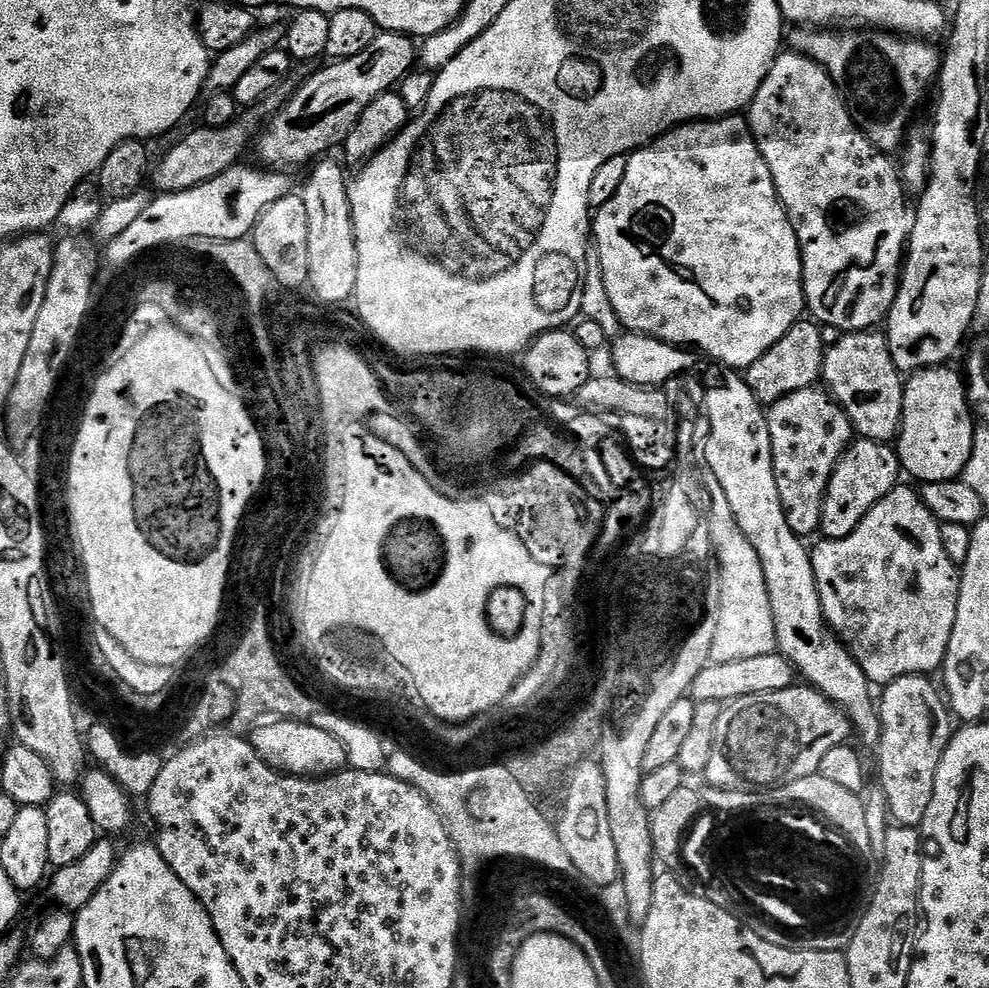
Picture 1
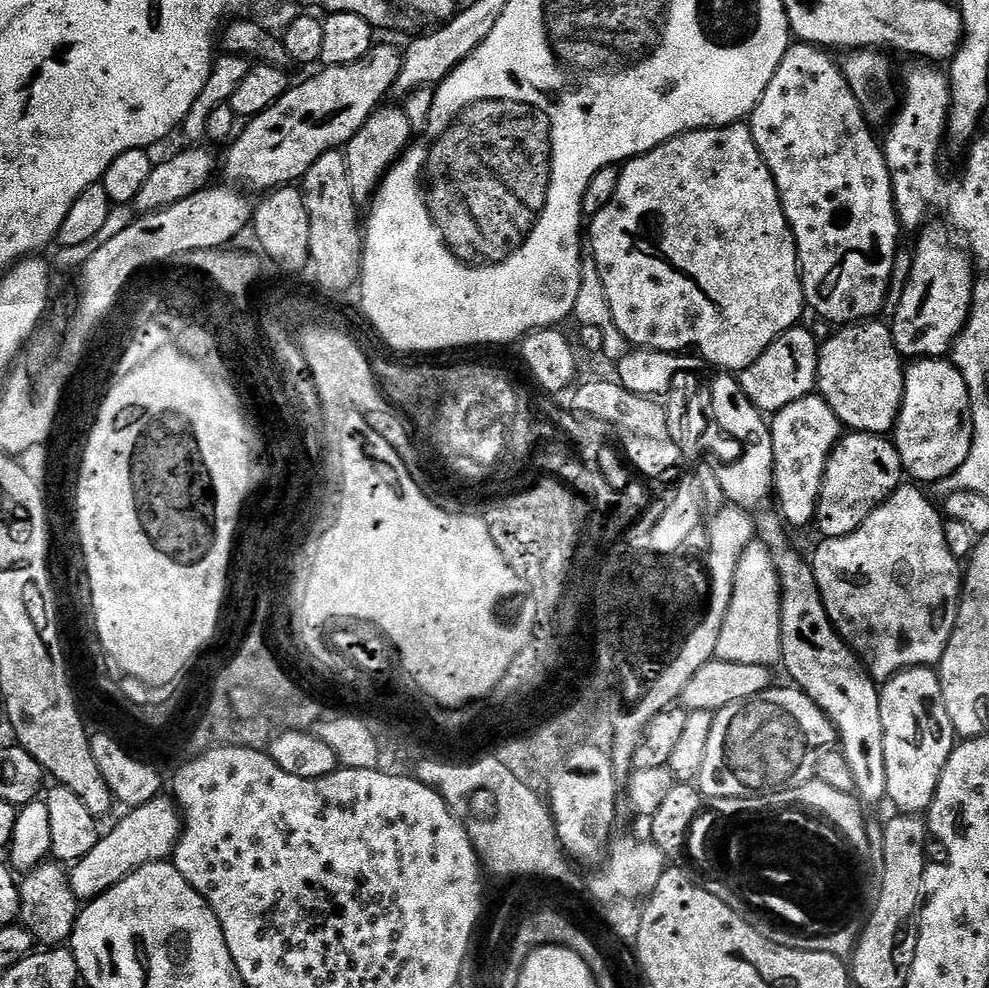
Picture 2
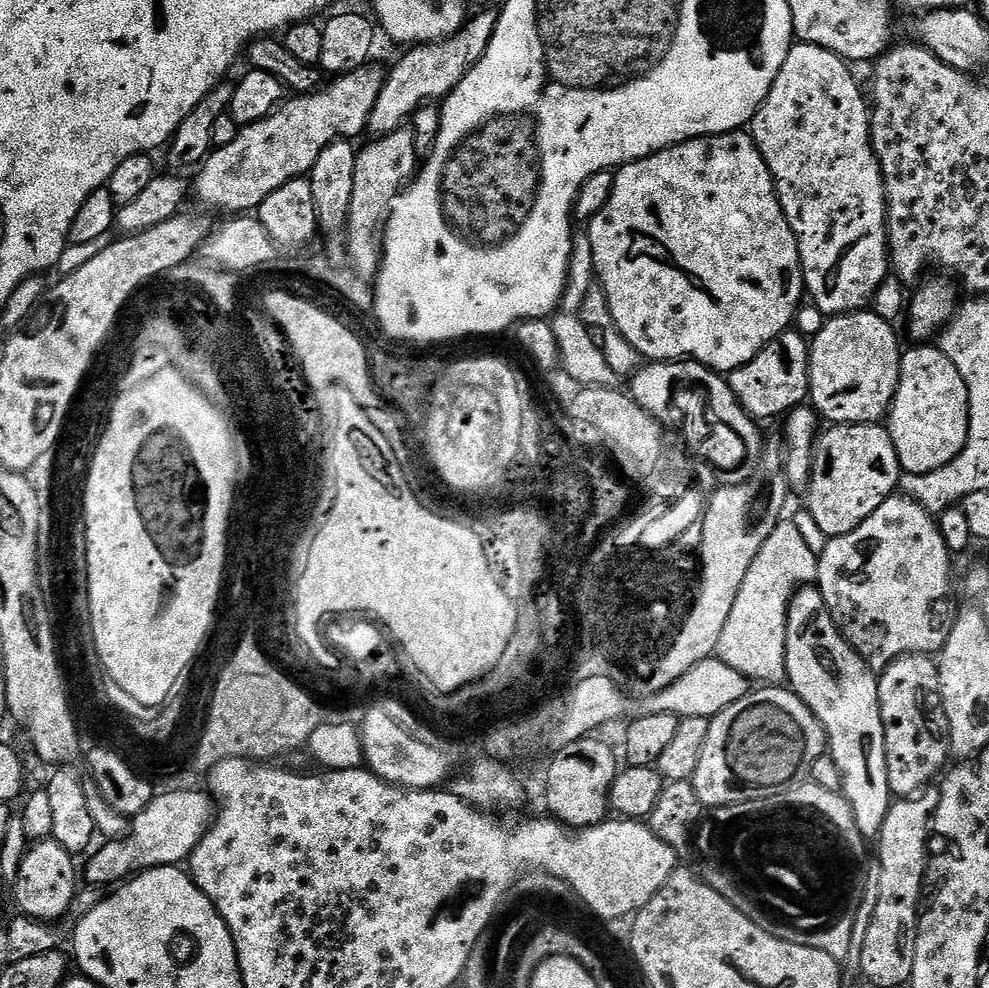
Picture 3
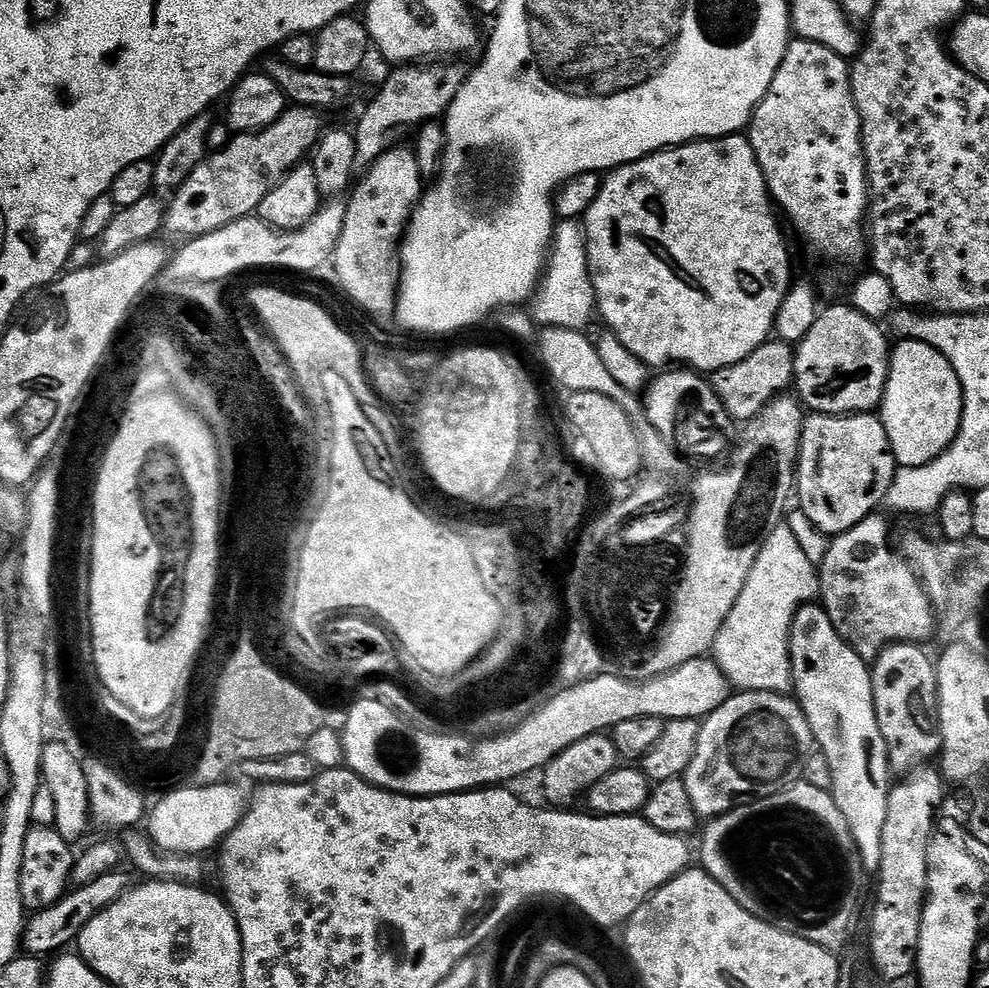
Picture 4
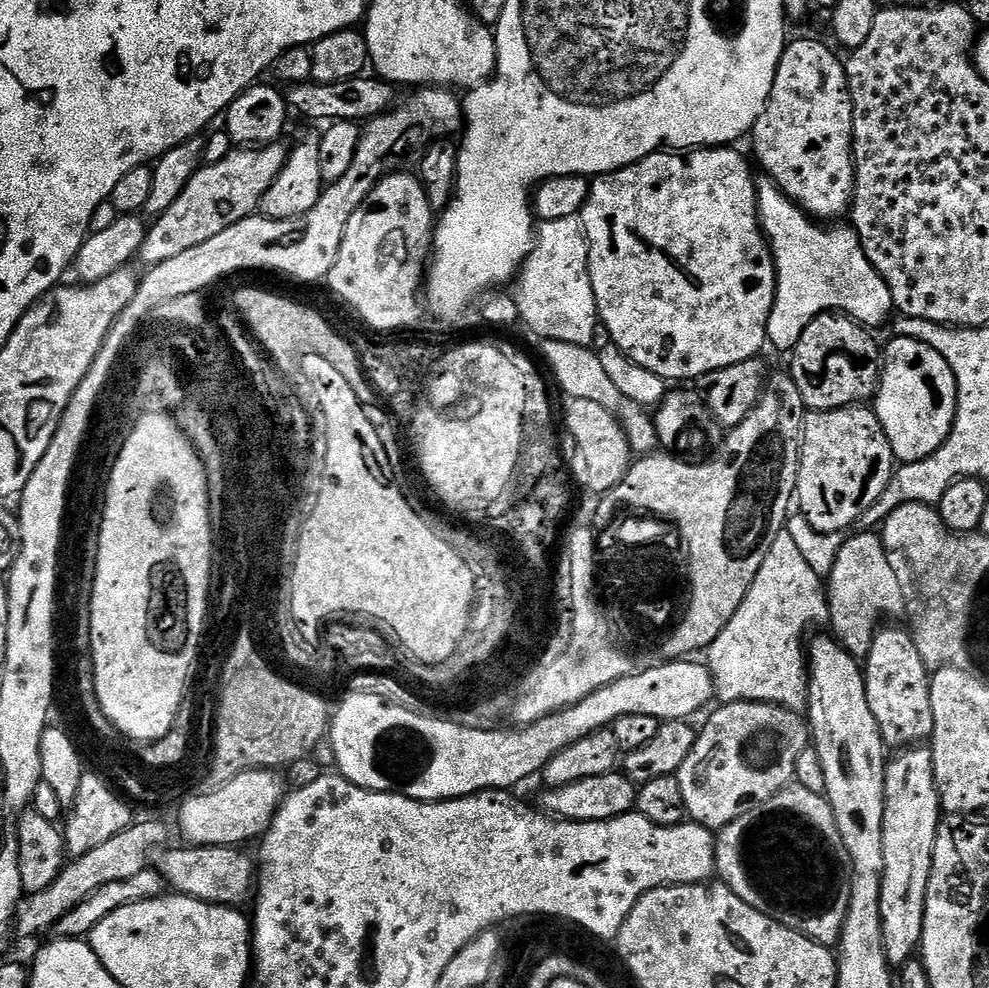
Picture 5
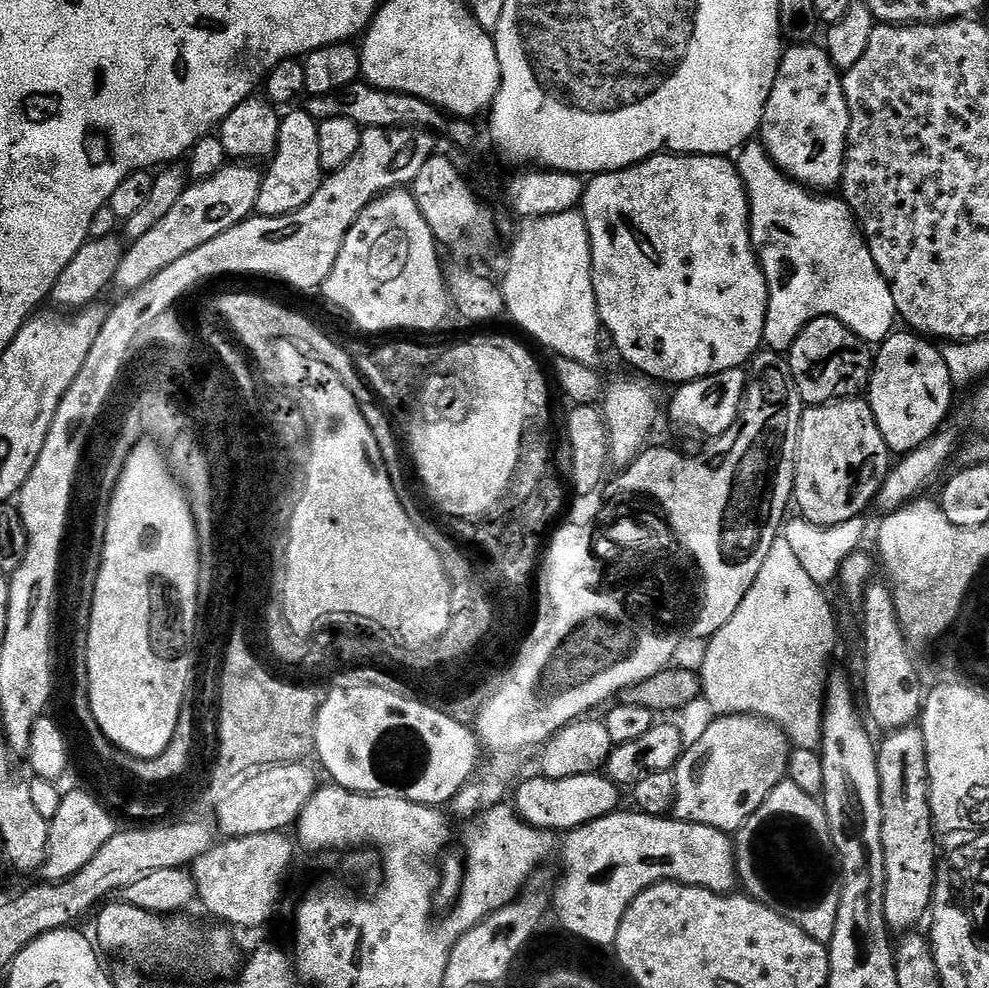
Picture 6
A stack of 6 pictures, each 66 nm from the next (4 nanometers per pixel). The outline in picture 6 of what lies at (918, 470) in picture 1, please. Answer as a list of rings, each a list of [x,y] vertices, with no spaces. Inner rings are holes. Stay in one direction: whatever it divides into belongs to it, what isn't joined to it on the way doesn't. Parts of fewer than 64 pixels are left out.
[[[893,331],[892,335],[879,345],[872,365],[872,378],[868,381],[866,389],[866,399],[872,407],[876,425],[878,430],[882,430],[882,438],[886,438],[886,446],[892,454],[910,453],[941,431],[945,427],[944,419],[952,408],[952,392],[954,393],[954,385],[950,378],[950,370],[944,361],[943,351],[931,339],[915,331],[900,331]]]

